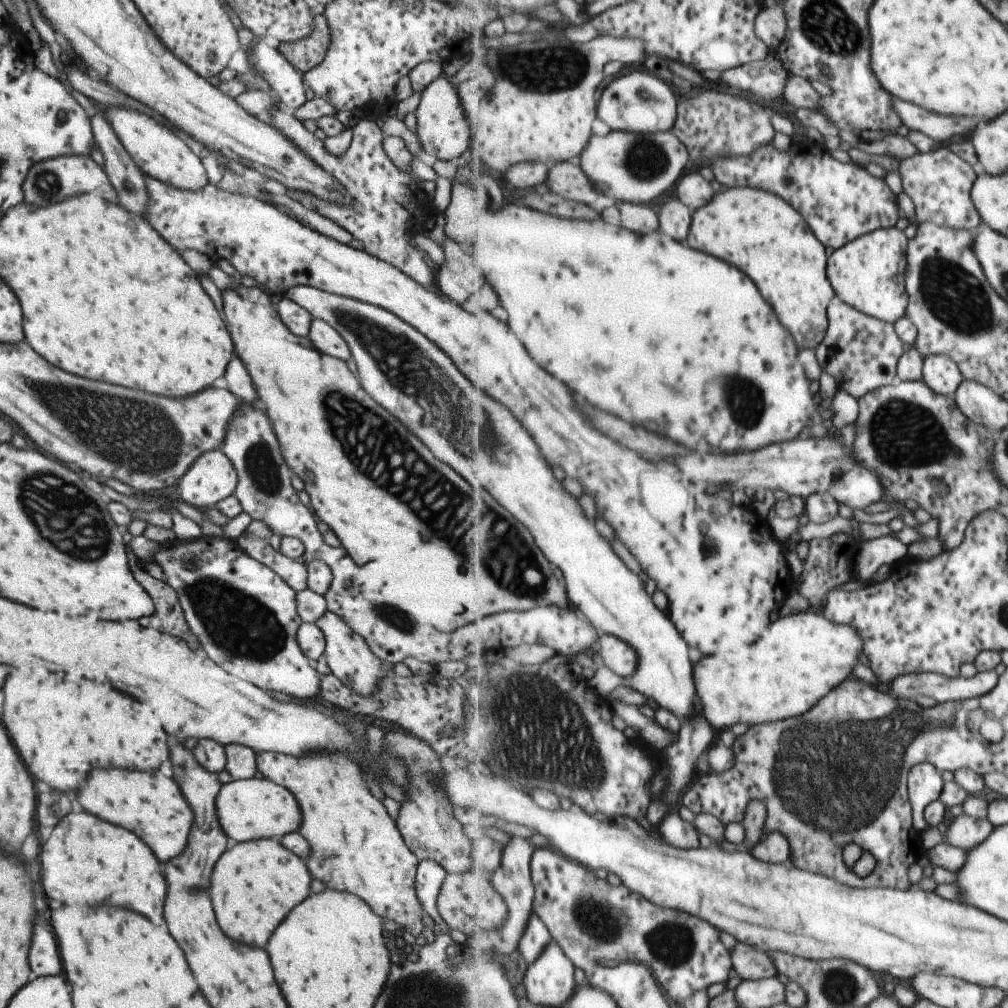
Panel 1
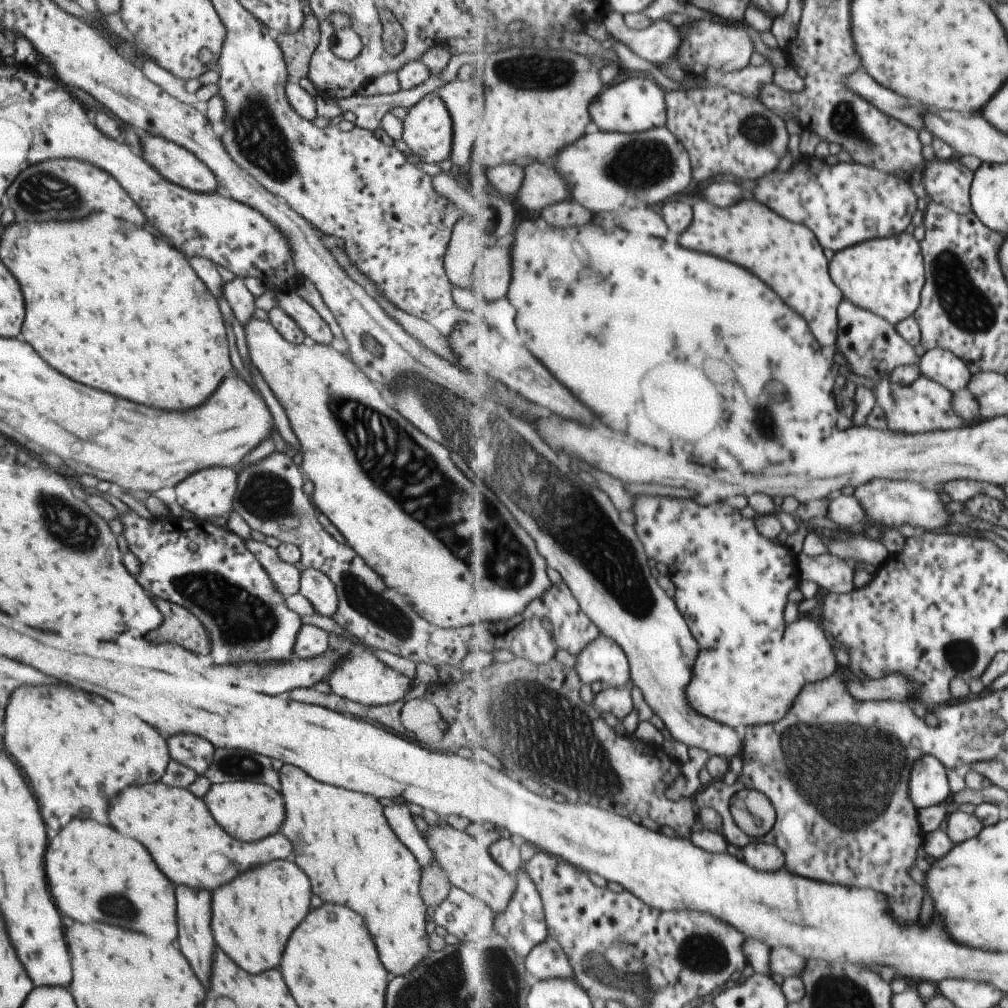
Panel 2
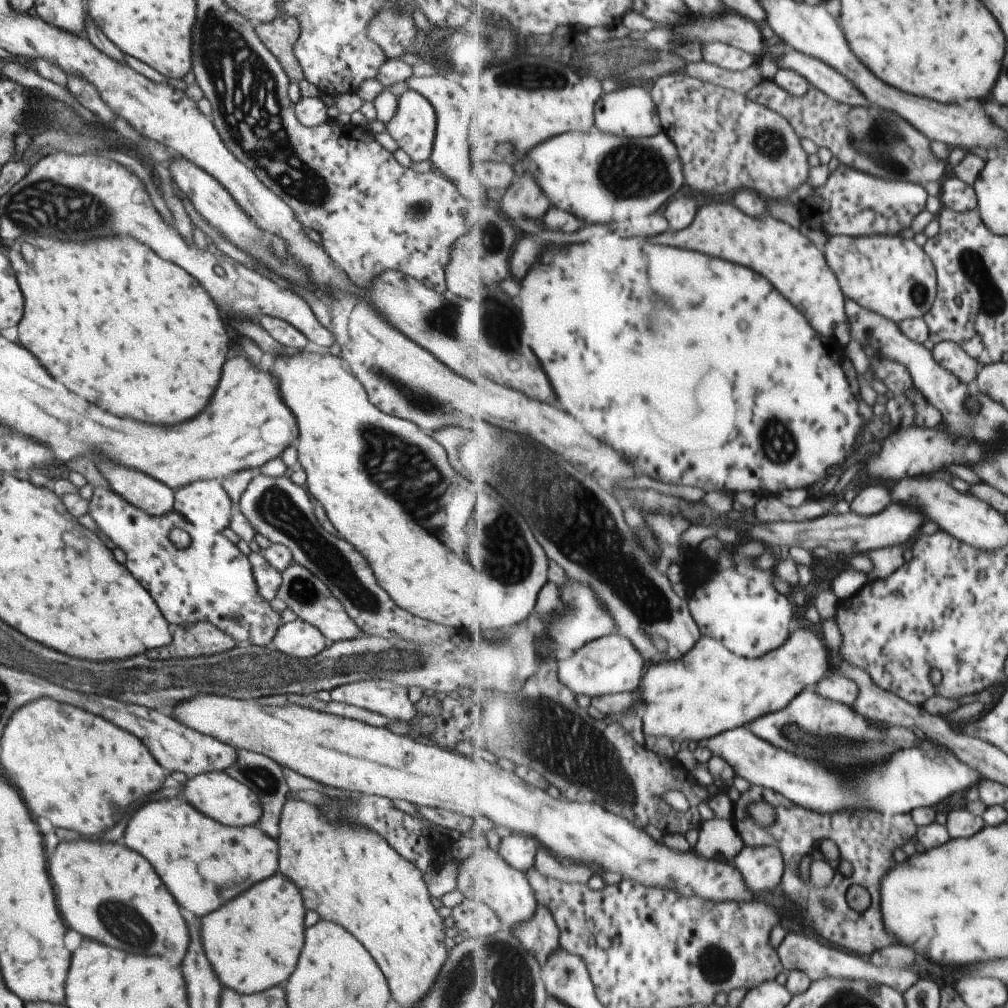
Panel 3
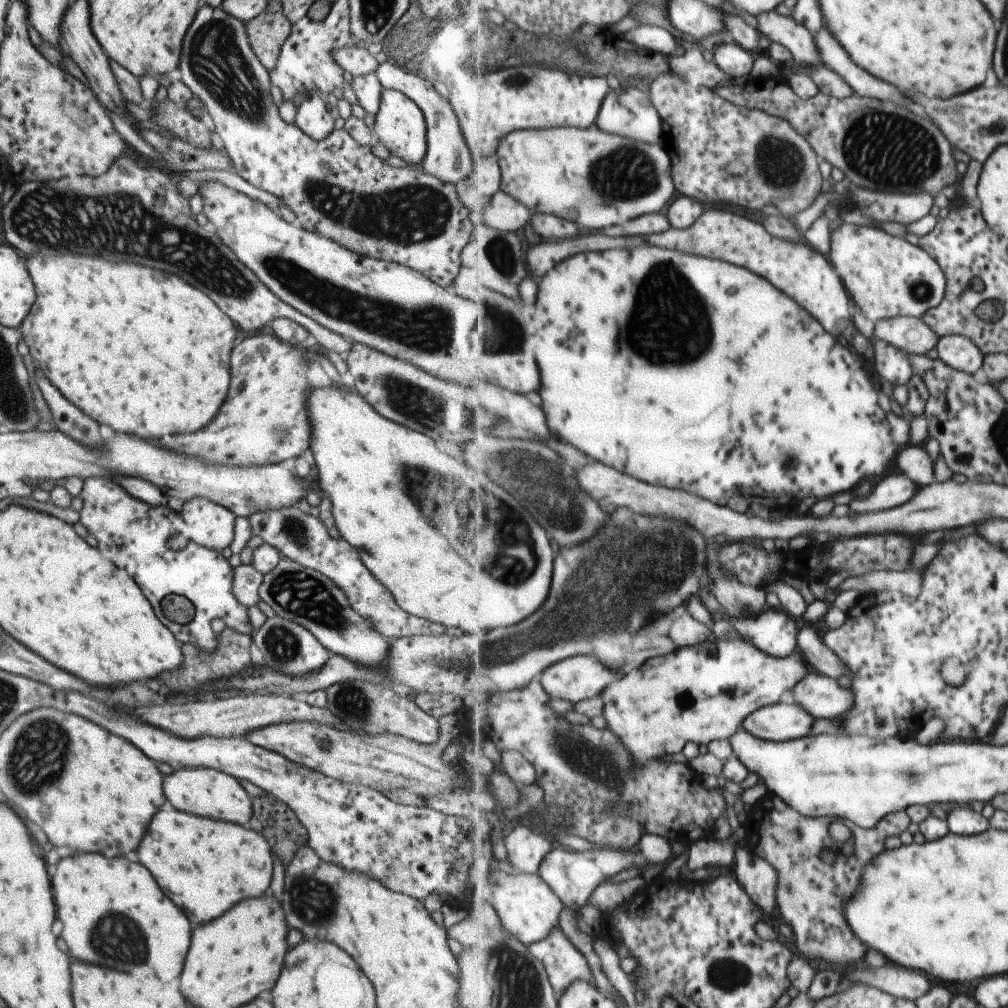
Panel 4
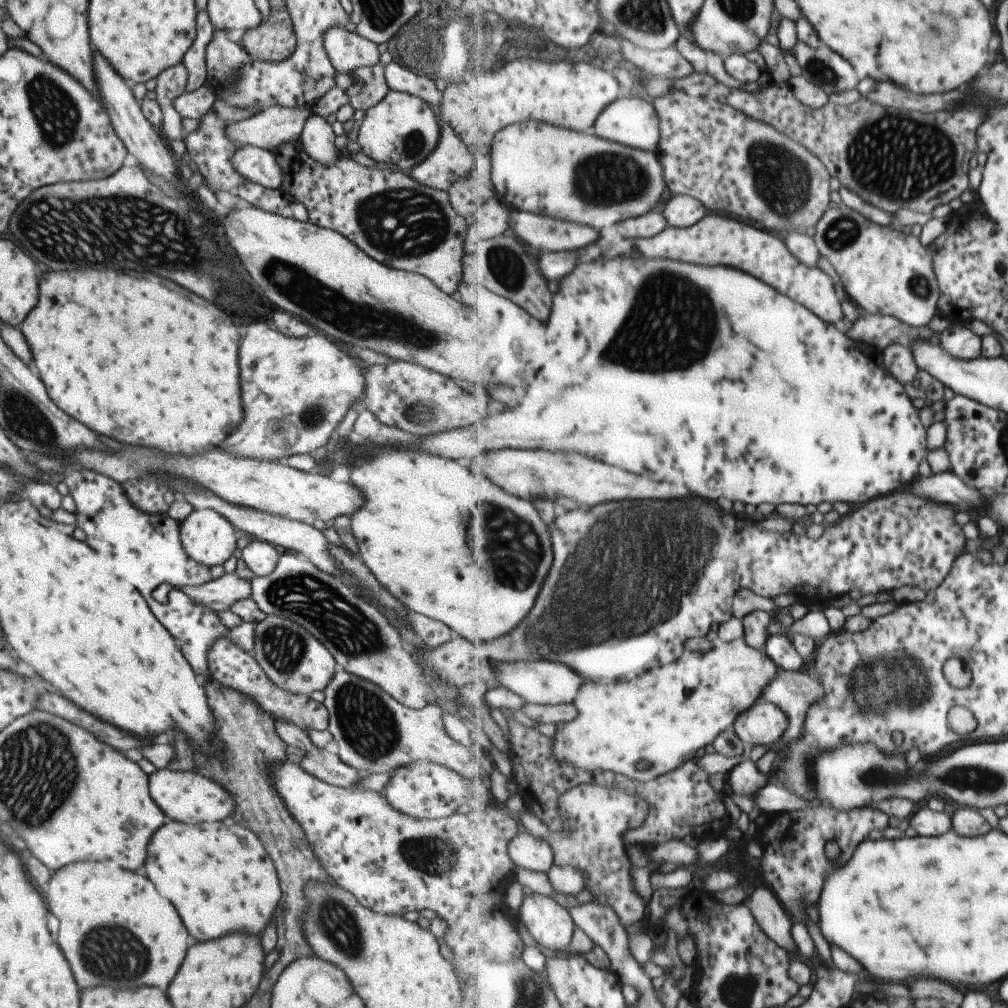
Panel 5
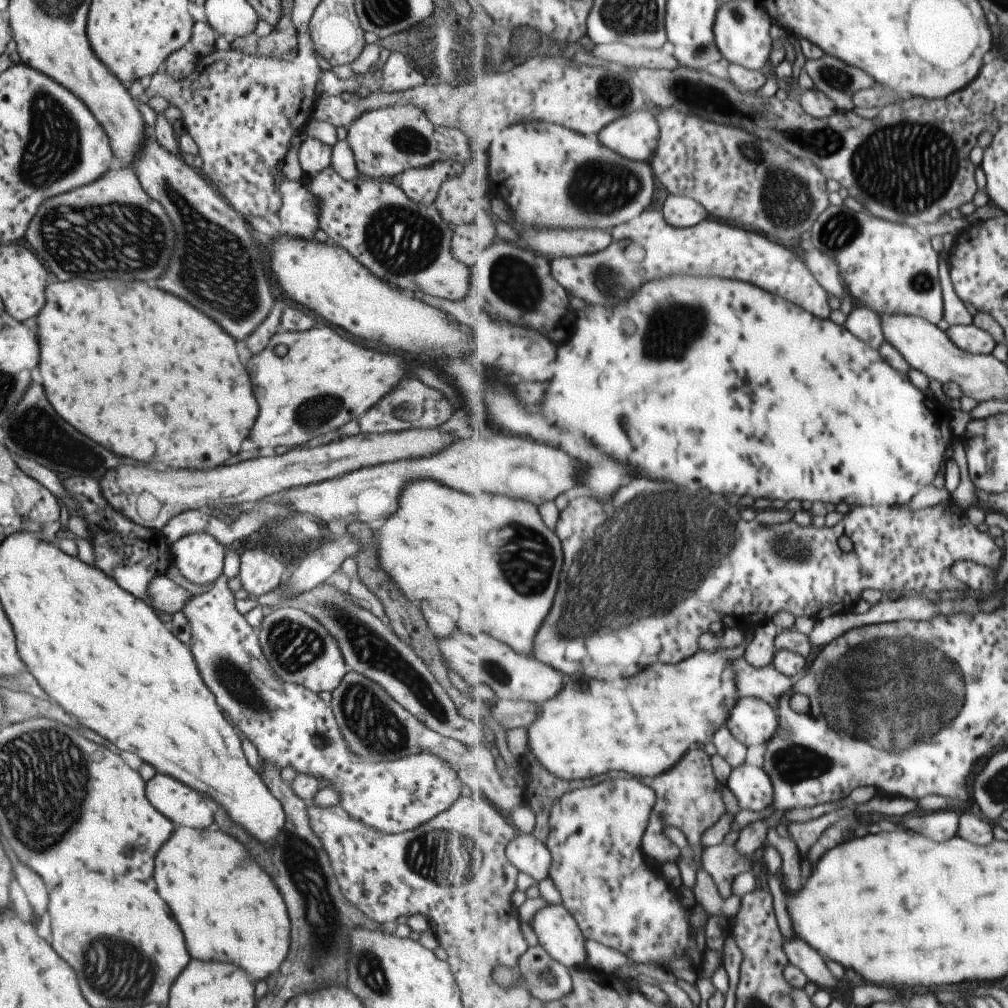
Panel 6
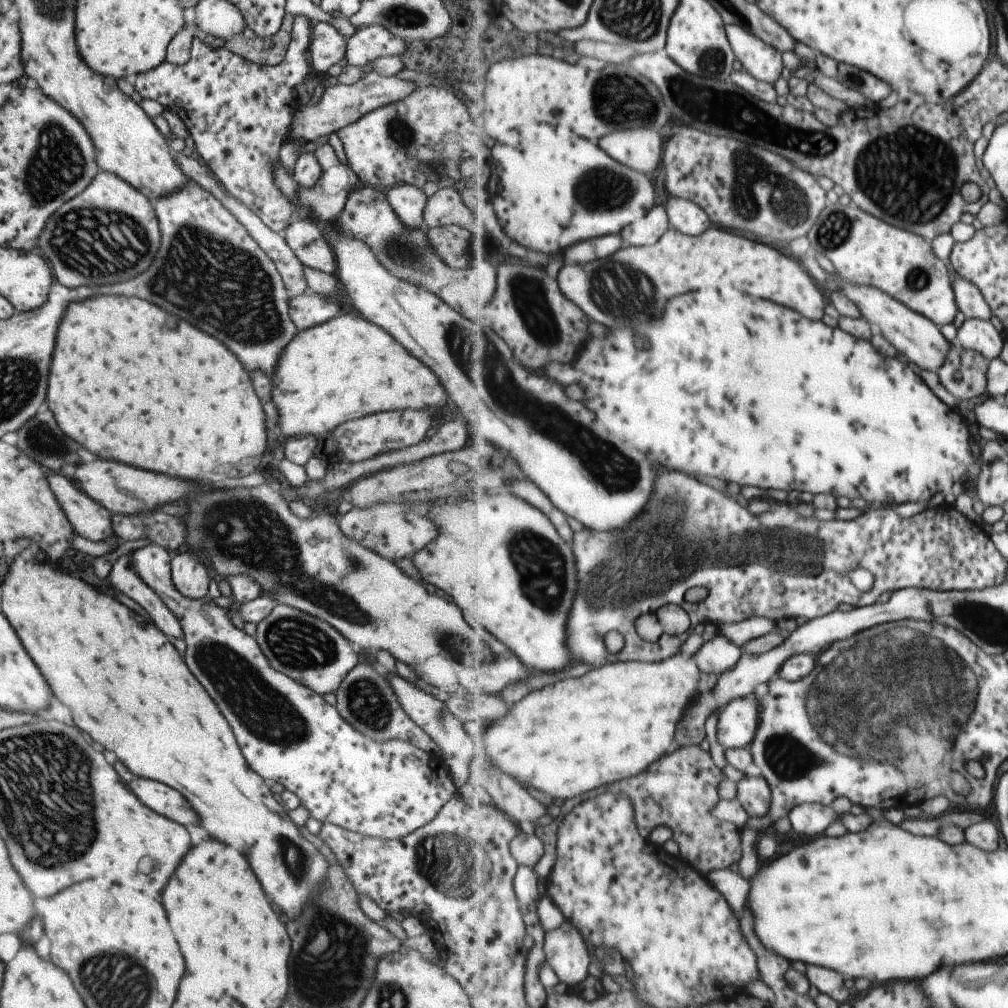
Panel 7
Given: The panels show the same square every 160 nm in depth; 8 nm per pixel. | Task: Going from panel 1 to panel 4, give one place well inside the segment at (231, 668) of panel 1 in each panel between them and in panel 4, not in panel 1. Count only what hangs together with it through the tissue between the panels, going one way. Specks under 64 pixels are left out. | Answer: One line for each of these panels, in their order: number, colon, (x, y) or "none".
2: (192, 564)
3: (214, 583)
4: (131, 534)

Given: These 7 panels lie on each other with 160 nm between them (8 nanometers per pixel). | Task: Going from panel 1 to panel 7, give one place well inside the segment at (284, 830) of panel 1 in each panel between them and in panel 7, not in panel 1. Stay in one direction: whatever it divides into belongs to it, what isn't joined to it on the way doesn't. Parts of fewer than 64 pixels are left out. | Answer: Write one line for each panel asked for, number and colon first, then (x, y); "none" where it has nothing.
2: (248, 809)
3: (232, 803)
4: (212, 793)
5: (187, 796)
6: (179, 804)
7: (160, 798)

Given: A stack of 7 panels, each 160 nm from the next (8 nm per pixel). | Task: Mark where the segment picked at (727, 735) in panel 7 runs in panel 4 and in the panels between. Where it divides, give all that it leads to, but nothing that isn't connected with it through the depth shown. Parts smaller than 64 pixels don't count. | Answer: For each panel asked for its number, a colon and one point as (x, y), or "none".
4: (780, 722)
5: (764, 723)
6: (753, 721)

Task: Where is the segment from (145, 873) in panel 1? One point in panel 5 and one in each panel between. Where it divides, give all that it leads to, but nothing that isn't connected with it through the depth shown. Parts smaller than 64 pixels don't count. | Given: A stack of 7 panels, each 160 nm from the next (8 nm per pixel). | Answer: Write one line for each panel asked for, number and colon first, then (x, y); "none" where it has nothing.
2: (94, 873)
3: (104, 891)
4: (112, 906)
5: (121, 933)

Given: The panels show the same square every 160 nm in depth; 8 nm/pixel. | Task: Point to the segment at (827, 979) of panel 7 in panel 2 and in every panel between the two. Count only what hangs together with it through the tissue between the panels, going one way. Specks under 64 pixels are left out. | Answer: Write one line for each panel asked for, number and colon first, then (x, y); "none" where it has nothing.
2: (762, 855)
3: (763, 868)
4: (759, 878)
5: (764, 904)
6: (800, 954)

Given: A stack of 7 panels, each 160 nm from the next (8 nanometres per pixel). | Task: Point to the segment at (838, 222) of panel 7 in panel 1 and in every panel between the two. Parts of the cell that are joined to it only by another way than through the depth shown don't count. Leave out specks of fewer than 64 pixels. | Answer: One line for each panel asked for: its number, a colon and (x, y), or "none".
1: (870, 273)
2: (887, 276)
3: (893, 276)
4: (887, 277)
5: (884, 271)
6: (890, 267)

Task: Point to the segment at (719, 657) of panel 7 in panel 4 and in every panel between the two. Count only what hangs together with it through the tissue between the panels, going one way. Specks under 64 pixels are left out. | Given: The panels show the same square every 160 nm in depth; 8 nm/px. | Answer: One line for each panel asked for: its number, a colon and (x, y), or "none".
4: (823, 696)
5: (796, 692)
6: (767, 683)

